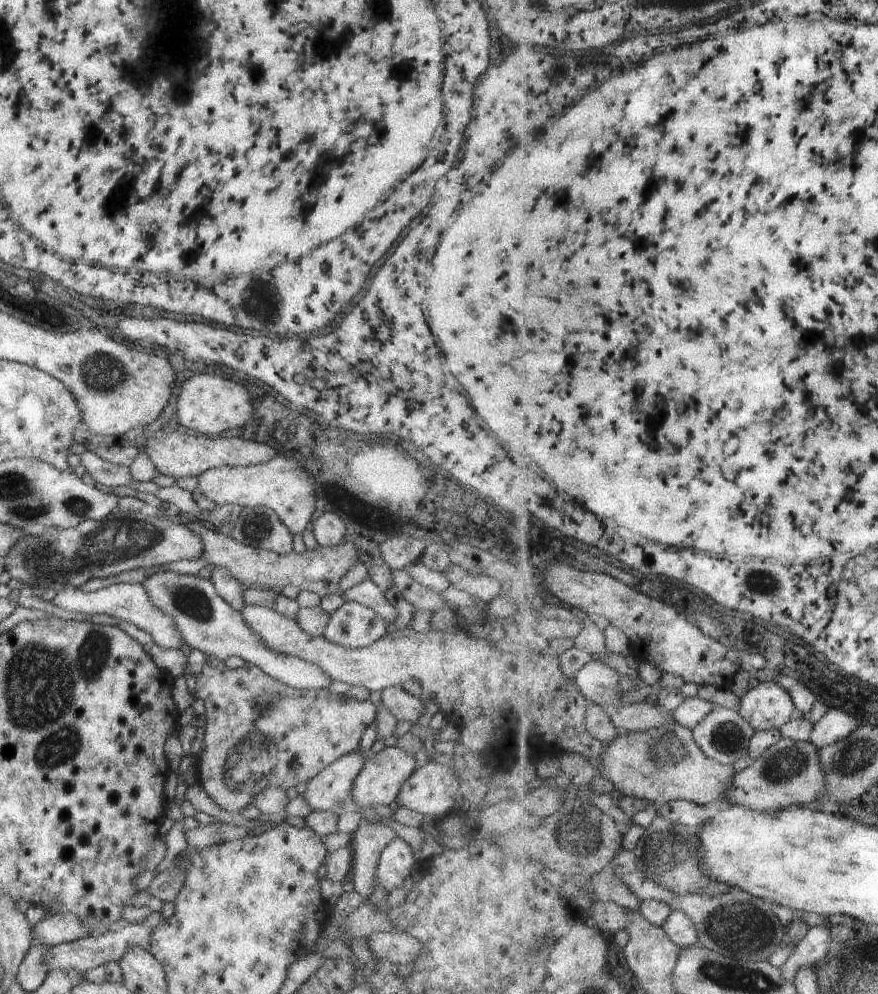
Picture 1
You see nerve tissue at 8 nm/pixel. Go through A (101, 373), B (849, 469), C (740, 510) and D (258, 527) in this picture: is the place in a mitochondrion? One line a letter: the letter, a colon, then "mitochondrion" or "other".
A: mitochondrion
B: other
C: other
D: mitochondrion

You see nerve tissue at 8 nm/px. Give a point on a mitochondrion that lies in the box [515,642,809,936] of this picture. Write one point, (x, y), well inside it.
(581, 836)

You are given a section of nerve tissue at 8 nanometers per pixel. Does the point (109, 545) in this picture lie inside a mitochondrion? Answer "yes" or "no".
yes

